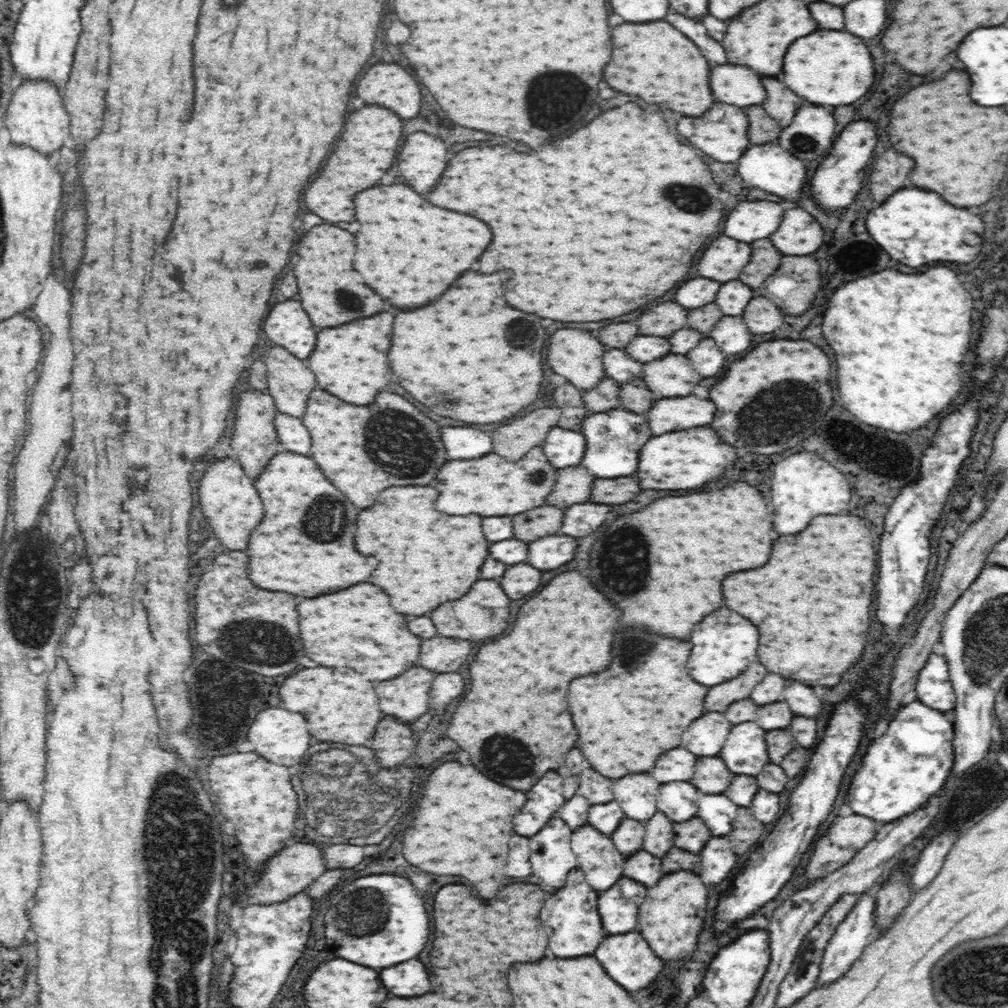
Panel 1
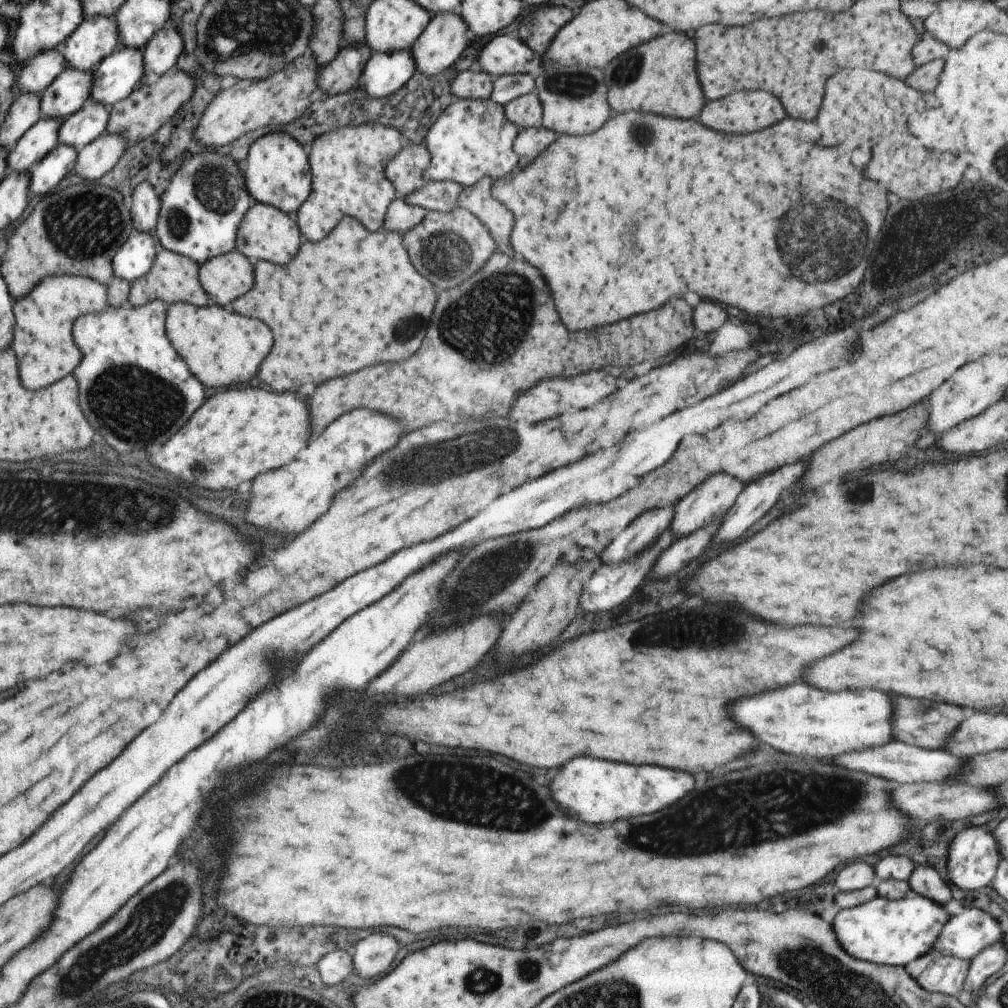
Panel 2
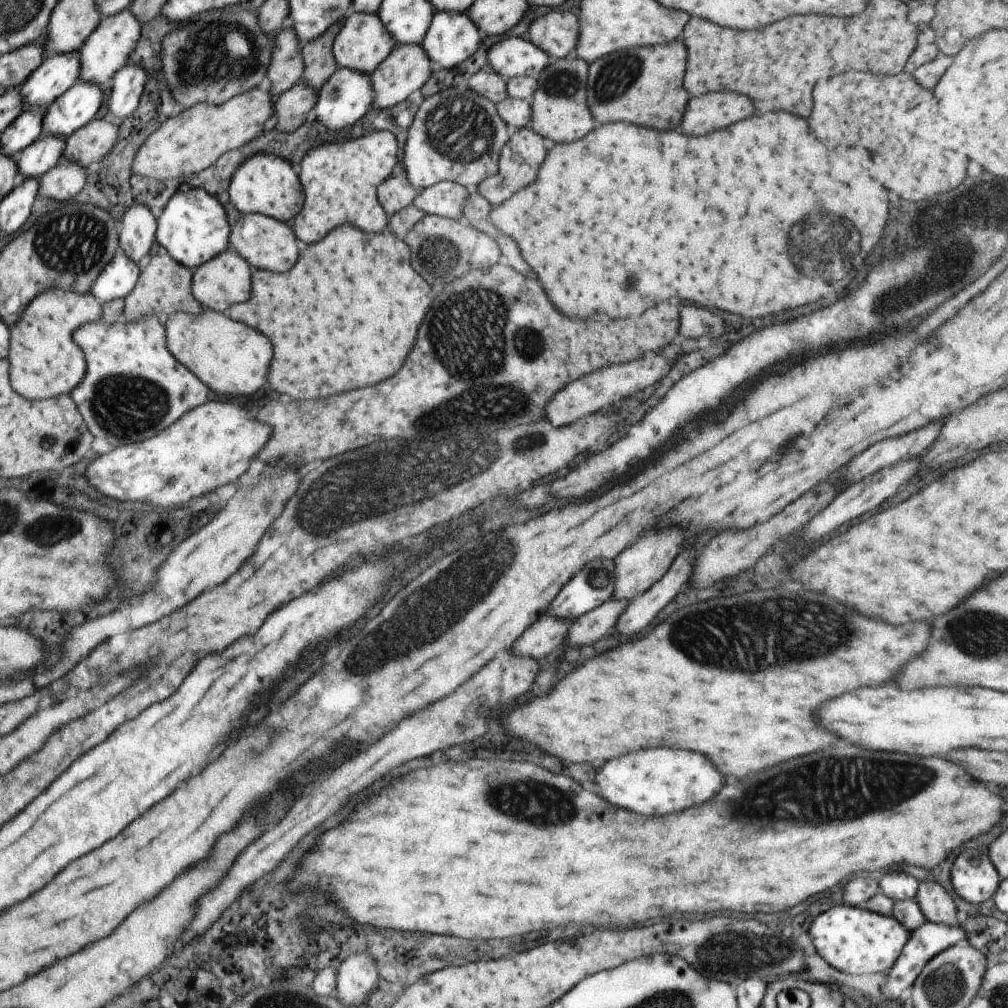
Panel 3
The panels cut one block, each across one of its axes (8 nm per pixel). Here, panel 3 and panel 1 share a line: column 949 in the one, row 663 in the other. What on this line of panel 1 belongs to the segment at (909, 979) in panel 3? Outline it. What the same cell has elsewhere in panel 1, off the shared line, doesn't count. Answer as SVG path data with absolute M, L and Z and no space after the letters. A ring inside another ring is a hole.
M931 654L924 668L919 670L915 690L922 704L951 716L955 707L956 695L948 670L946 657Z

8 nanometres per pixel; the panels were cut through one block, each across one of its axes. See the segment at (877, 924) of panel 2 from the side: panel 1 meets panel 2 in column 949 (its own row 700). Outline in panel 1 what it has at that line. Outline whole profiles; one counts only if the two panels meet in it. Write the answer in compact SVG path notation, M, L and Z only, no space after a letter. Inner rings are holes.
M917 698L899 708L896 717L887 724L888 726L882 727L884 732L878 740L868 746L846 794L847 804L852 808L853 814L872 818L879 824L895 821L923 807L932 796L944 788L944 782L947 782L954 762L954 727L948 713L926 706Z

